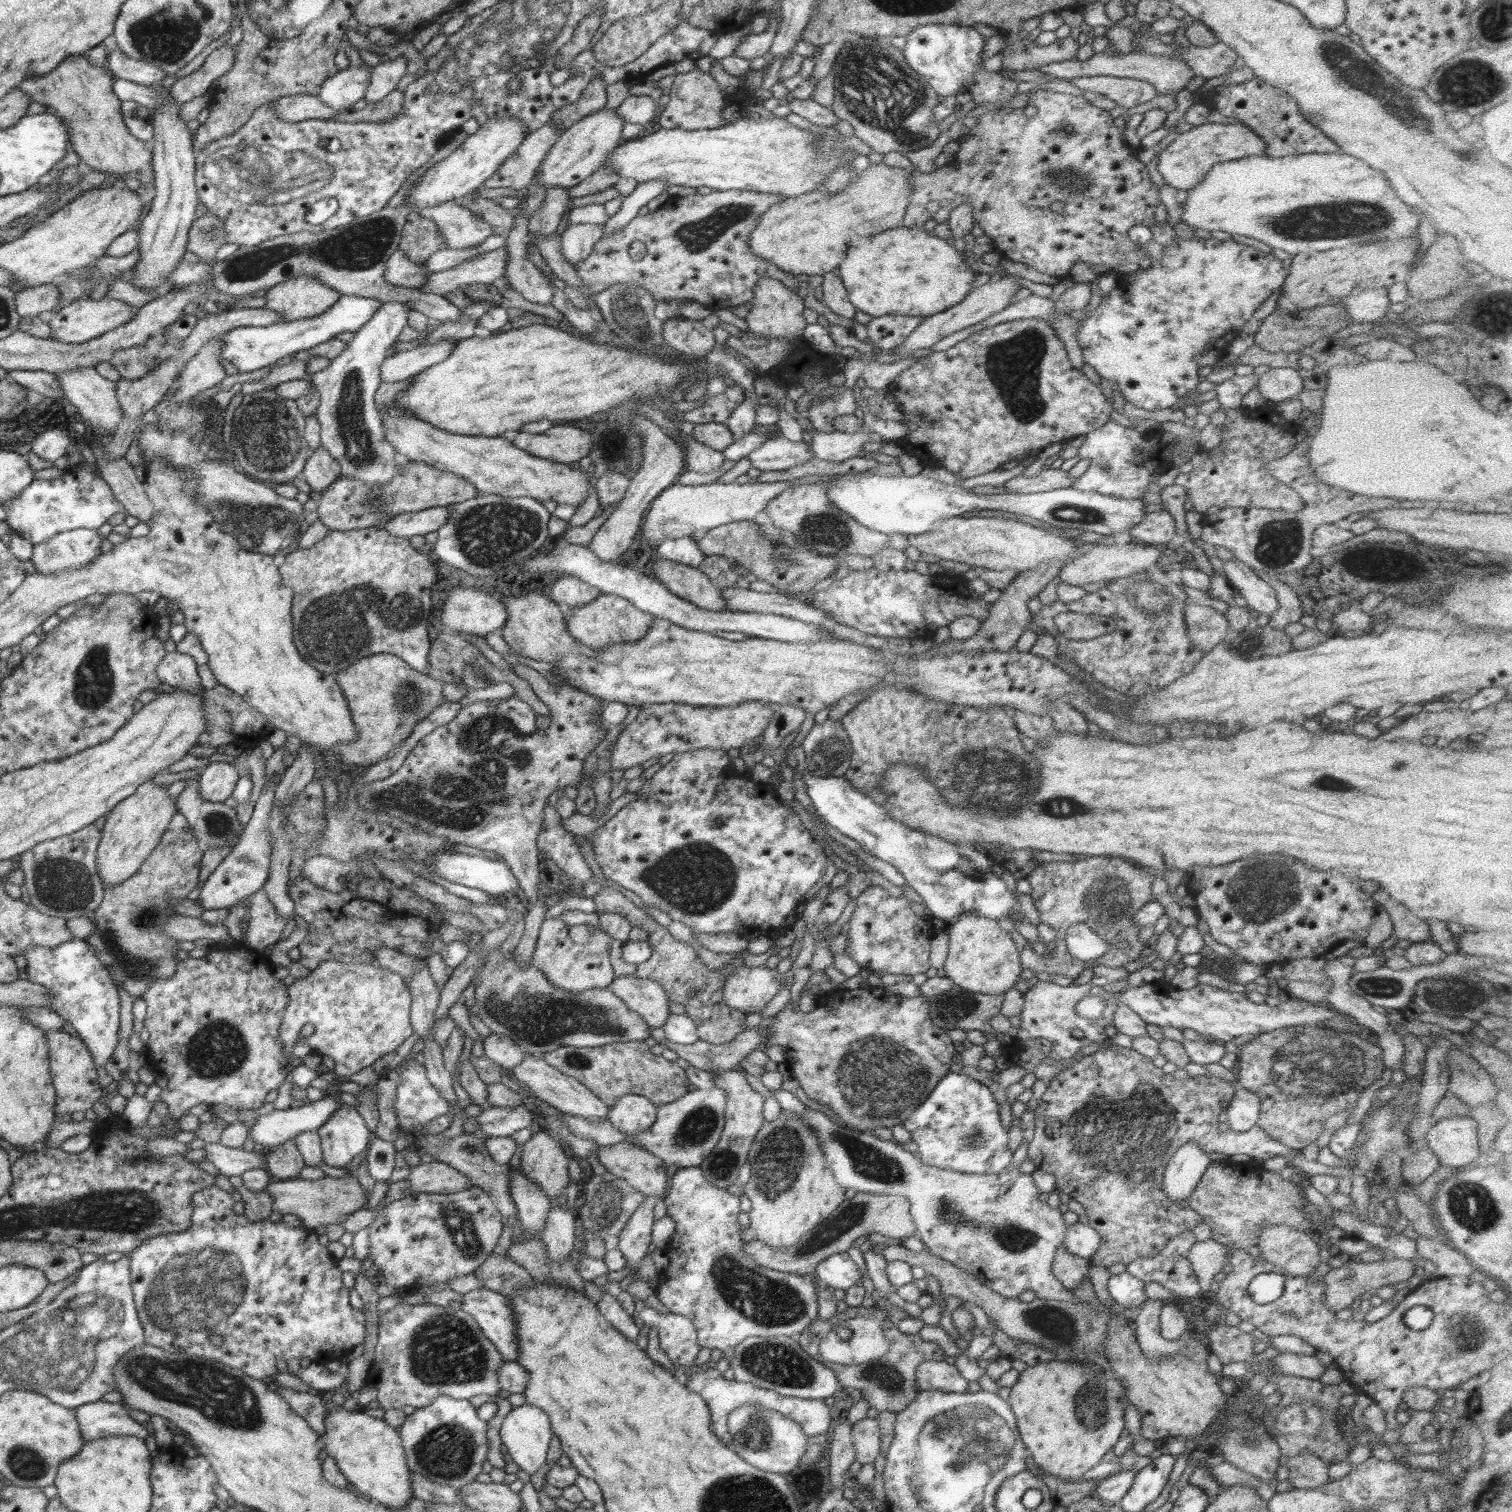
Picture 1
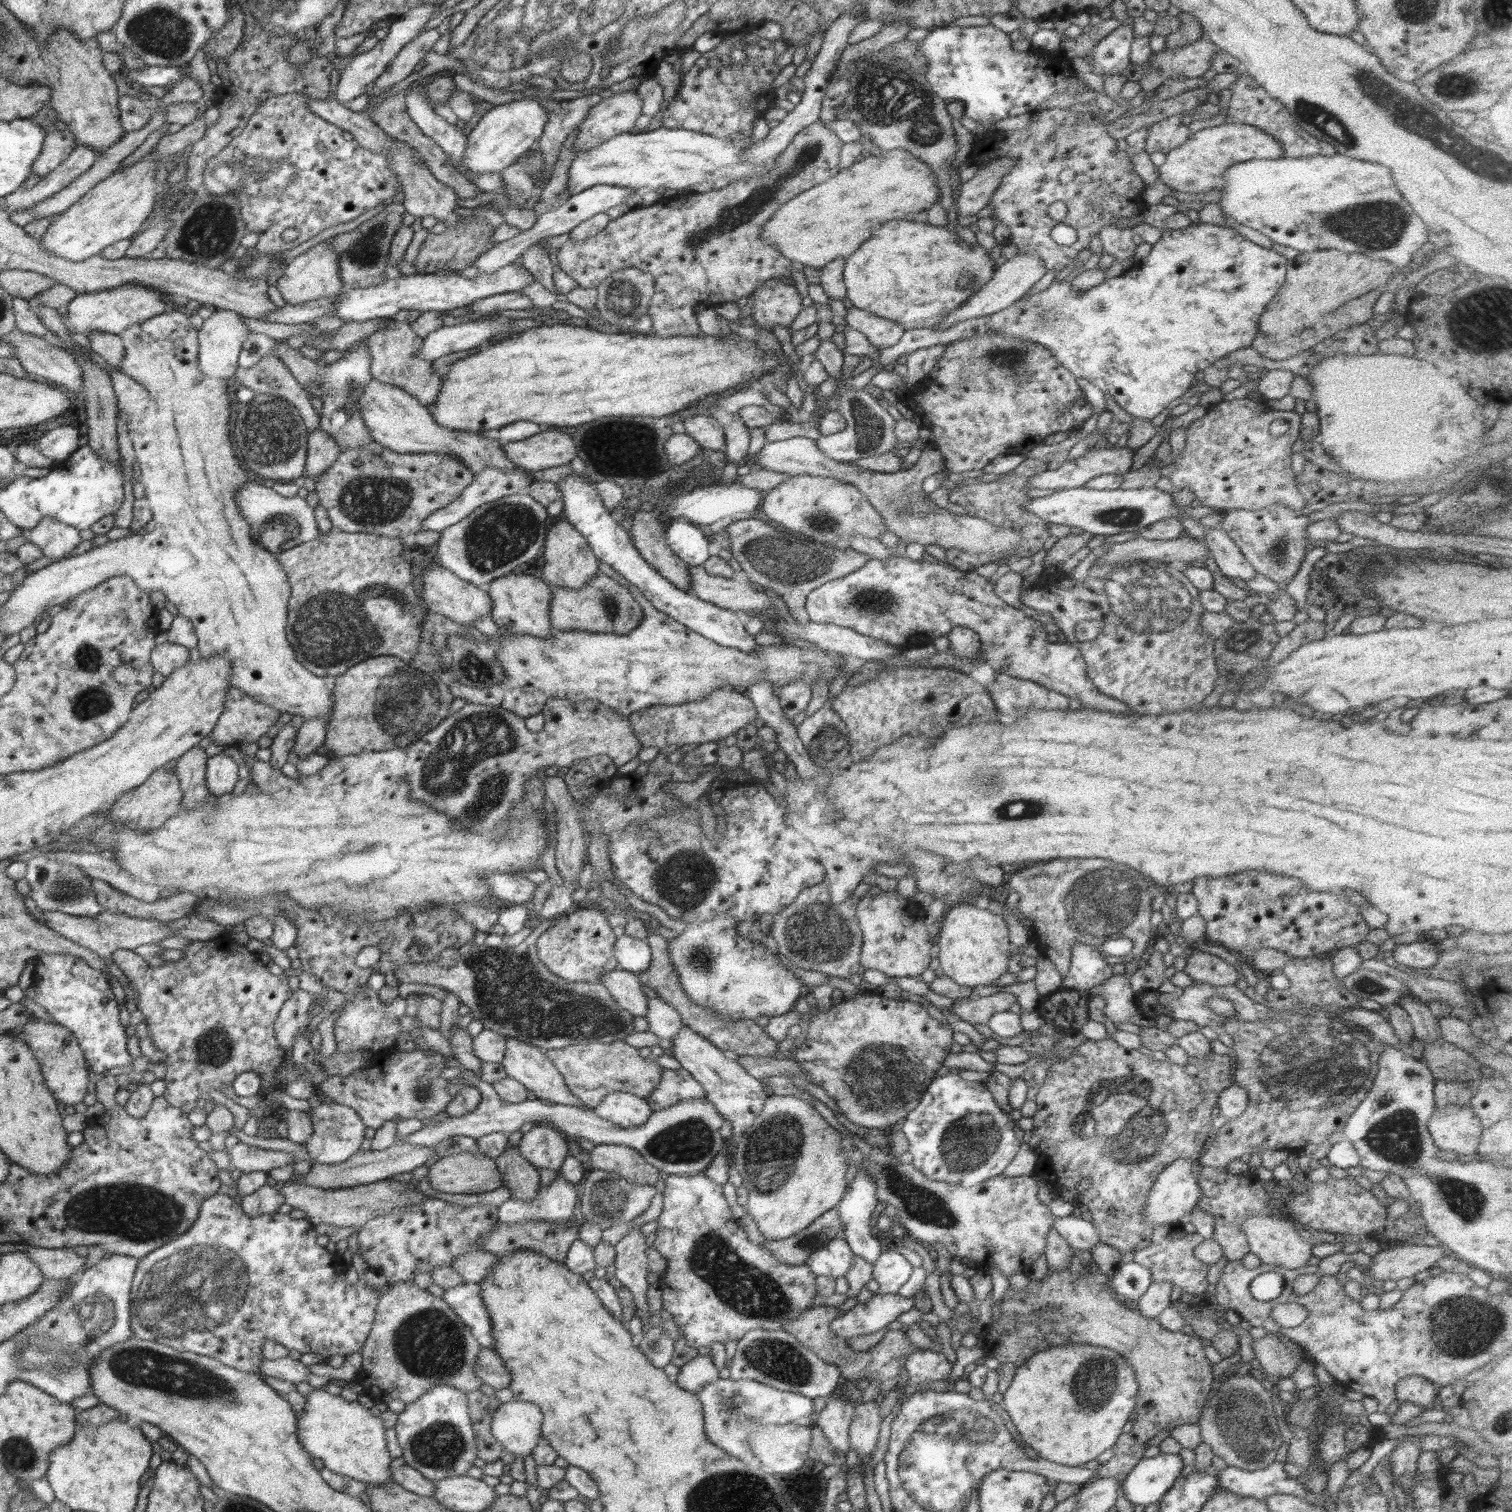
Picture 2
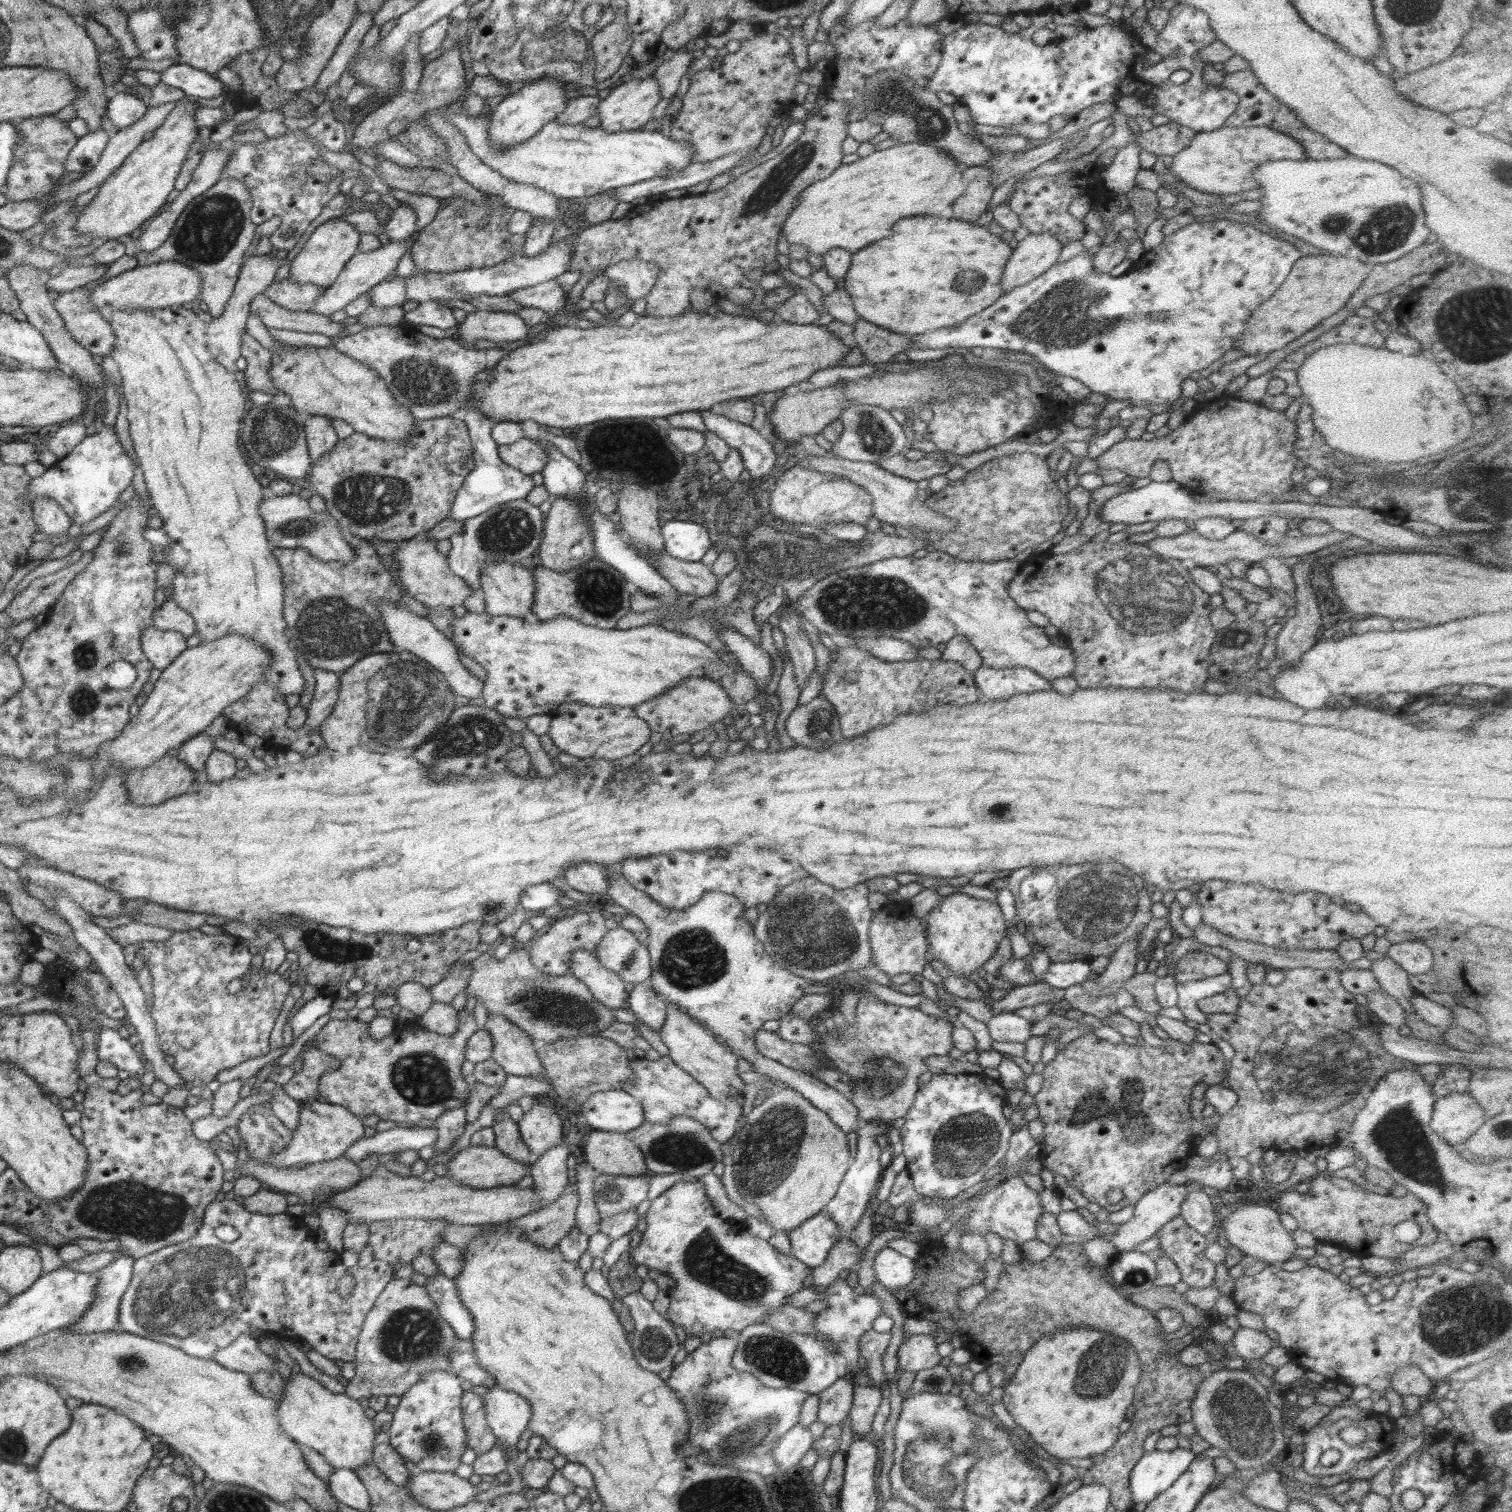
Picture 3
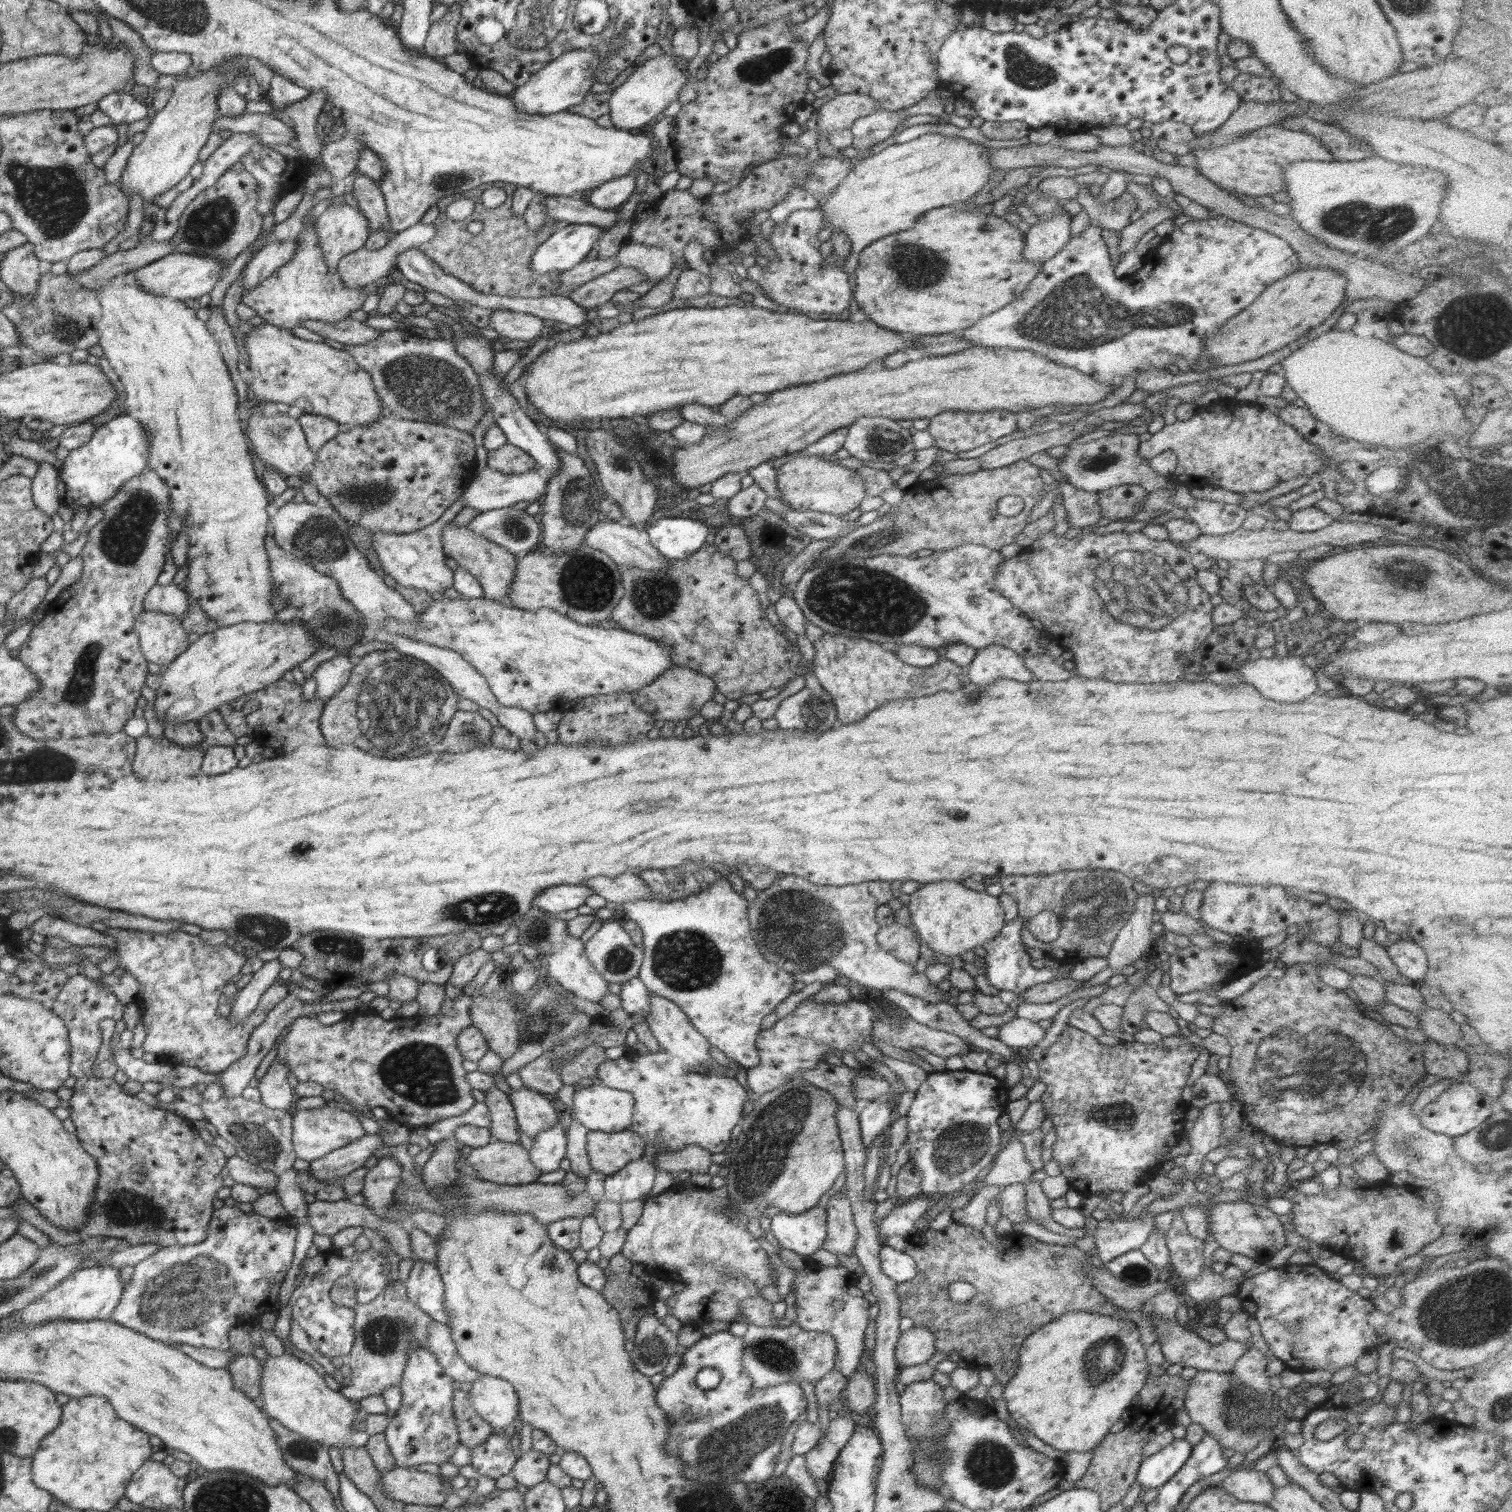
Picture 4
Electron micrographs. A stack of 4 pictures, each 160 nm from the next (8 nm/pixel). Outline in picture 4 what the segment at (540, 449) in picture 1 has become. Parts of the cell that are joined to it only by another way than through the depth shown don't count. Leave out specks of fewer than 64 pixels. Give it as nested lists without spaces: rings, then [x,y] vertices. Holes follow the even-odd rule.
[[[506,443],[487,452],[487,466],[506,475],[523,475],[534,471],[536,461],[522,448]]]

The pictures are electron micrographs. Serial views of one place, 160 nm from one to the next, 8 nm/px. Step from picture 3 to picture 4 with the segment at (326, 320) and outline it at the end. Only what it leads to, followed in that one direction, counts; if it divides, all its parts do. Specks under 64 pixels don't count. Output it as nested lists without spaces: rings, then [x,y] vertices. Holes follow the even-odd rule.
[[[351,318],[338,323],[326,323],[320,320],[300,321],[300,326],[324,337],[341,343],[342,345],[364,345],[374,339],[378,339],[380,330],[366,326],[365,322],[359,322]]]

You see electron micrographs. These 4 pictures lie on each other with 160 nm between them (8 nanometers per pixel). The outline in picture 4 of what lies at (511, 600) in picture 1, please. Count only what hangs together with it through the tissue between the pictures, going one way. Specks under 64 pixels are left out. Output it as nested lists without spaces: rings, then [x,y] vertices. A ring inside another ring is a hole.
[[[450,522],[441,532],[443,551],[446,557],[452,557],[458,566],[465,568],[483,588],[483,598],[497,600],[502,596],[509,596],[513,578],[516,574],[517,558],[503,546],[490,542],[487,538],[477,535],[468,527],[459,527]]]

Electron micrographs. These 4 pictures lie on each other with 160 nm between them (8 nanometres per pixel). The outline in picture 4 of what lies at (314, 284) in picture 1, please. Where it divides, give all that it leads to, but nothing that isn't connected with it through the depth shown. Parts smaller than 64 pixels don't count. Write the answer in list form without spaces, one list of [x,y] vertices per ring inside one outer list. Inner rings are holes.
[[[348,204],[328,207],[315,222],[316,240],[332,270],[337,270],[340,258],[363,249],[371,237],[367,219]]]

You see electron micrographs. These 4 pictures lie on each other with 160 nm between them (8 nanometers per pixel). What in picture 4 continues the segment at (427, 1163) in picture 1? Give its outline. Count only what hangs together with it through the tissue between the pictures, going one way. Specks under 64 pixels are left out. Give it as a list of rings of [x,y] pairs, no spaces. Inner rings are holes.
[[[491,1140],[487,1146],[468,1149],[466,1160],[477,1179],[495,1184],[522,1185],[541,1175],[521,1143]]]

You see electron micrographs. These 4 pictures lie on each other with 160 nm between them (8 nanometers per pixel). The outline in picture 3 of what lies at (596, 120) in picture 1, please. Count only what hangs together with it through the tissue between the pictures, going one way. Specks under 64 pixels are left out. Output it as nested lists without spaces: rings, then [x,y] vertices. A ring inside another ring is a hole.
[[[654,74],[623,82],[601,99],[600,127],[611,133],[638,130],[653,118],[652,110],[660,100],[660,85]]]

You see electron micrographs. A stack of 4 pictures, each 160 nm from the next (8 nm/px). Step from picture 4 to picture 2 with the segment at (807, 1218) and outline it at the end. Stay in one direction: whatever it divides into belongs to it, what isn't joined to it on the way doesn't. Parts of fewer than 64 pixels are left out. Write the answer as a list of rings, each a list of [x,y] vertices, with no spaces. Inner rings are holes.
[[[834,1238],[823,1247],[812,1251],[806,1264],[817,1276],[829,1276],[834,1280],[844,1280],[845,1274],[853,1263],[853,1252],[843,1238]]]

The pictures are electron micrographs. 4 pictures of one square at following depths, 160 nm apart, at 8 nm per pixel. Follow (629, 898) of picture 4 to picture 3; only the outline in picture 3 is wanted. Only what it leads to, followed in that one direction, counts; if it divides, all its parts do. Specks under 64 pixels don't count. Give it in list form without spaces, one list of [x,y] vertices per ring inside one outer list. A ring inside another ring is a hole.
[[[577,862],[565,868],[563,880],[578,892],[604,894],[607,892],[609,874],[595,862]]]

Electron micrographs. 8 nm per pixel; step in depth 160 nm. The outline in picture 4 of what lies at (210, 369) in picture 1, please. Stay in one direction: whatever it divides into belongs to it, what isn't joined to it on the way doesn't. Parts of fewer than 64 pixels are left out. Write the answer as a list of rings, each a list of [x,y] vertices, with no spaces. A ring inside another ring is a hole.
[[[278,241],[266,243],[242,270],[243,292],[258,286],[262,280],[270,278],[286,262],[290,262],[295,252],[295,242]]]

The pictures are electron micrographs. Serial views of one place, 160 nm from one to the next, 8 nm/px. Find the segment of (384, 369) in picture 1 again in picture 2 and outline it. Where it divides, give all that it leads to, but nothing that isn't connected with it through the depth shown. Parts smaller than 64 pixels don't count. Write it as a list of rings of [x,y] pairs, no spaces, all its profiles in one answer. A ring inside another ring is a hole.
[[[480,320],[480,322],[466,322],[455,326],[443,326],[430,332],[423,340],[418,351],[419,357],[434,361],[440,356],[481,347],[489,340],[498,335],[506,333],[510,329],[510,321],[504,324],[498,320]]]

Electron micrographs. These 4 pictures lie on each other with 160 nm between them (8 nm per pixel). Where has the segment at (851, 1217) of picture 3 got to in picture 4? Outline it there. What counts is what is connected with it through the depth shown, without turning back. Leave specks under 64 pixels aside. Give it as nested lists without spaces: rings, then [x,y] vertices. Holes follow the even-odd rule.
[[[876,1099],[866,1102],[866,1106],[858,1109],[861,1140],[868,1158],[868,1151],[872,1150],[873,1140],[879,1134],[885,1134],[892,1124],[892,1104],[885,1099]]]

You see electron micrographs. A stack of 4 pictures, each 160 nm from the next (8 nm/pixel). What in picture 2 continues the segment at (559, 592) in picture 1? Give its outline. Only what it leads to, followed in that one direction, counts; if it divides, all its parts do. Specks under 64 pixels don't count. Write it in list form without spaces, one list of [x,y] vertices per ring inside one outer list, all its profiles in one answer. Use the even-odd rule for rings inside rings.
[[[564,518],[556,524],[548,526],[544,546],[544,562],[542,579],[552,587],[579,589],[586,586],[588,580],[599,574],[596,555],[592,552],[586,539]]]

